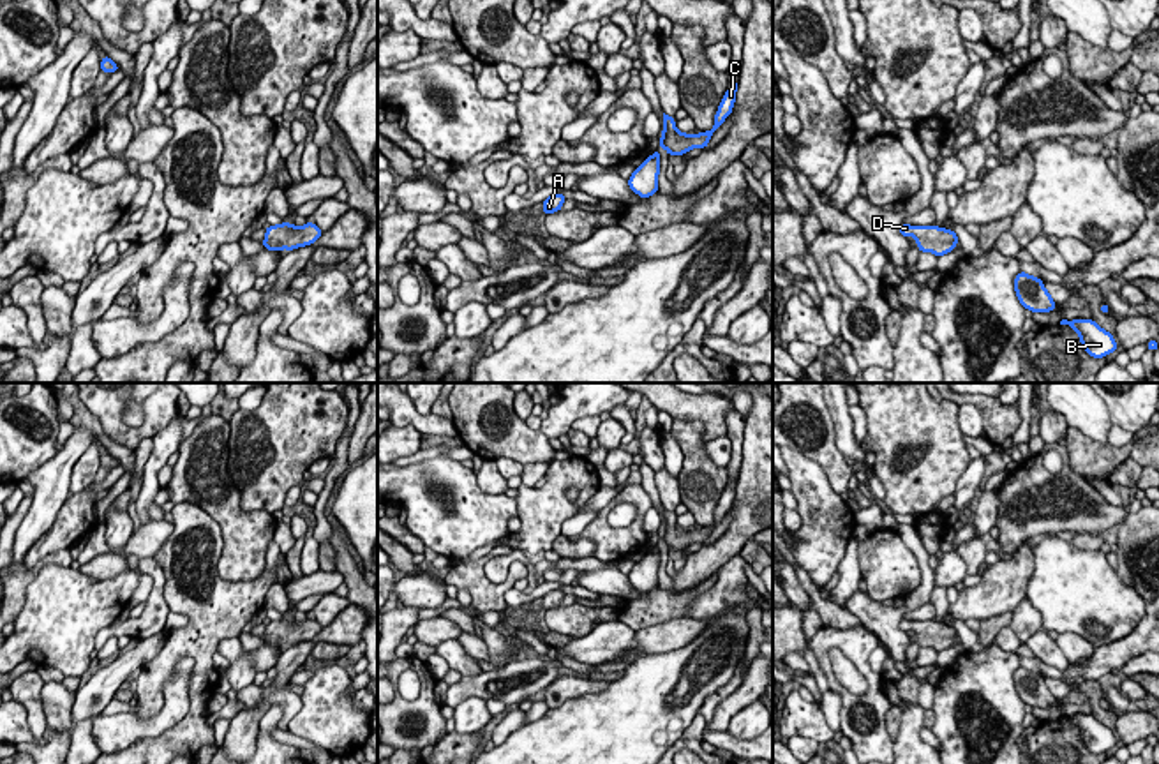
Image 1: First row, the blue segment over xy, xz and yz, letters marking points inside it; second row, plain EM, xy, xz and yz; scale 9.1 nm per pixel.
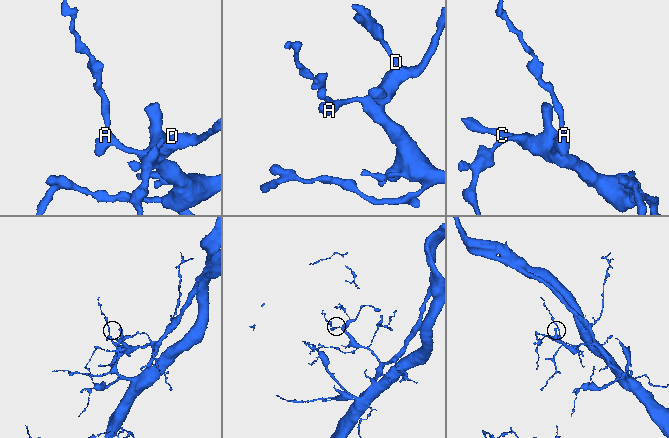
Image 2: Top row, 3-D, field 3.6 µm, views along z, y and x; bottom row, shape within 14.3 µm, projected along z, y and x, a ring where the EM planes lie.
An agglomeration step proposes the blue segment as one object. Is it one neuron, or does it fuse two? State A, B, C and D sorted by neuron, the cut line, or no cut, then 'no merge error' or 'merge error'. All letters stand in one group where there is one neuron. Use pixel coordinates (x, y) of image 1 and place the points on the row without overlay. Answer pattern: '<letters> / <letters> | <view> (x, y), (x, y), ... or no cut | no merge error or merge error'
A B C D | no cut | no merge error

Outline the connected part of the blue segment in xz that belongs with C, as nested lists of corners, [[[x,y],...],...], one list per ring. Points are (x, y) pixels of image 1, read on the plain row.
[[[737,478],[727,483],[720,503],[714,510],[714,521],[707,528],[700,529],[684,529],[676,524],[676,517],[672,512],[663,508],[663,528],[660,533],[660,542],[663,542],[670,551],[683,551],[692,543],[706,543],[714,526],[723,519],[723,515],[732,508],[736,498]]]

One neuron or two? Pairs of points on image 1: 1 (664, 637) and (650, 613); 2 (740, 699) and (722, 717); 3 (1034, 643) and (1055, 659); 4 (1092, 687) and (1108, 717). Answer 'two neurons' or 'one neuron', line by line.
1: two neurons
2: one neuron
3: one neuron
4: one neuron

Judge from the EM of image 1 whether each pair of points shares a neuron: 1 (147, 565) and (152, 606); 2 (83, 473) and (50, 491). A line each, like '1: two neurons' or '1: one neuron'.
1: one neuron
2: two neurons

